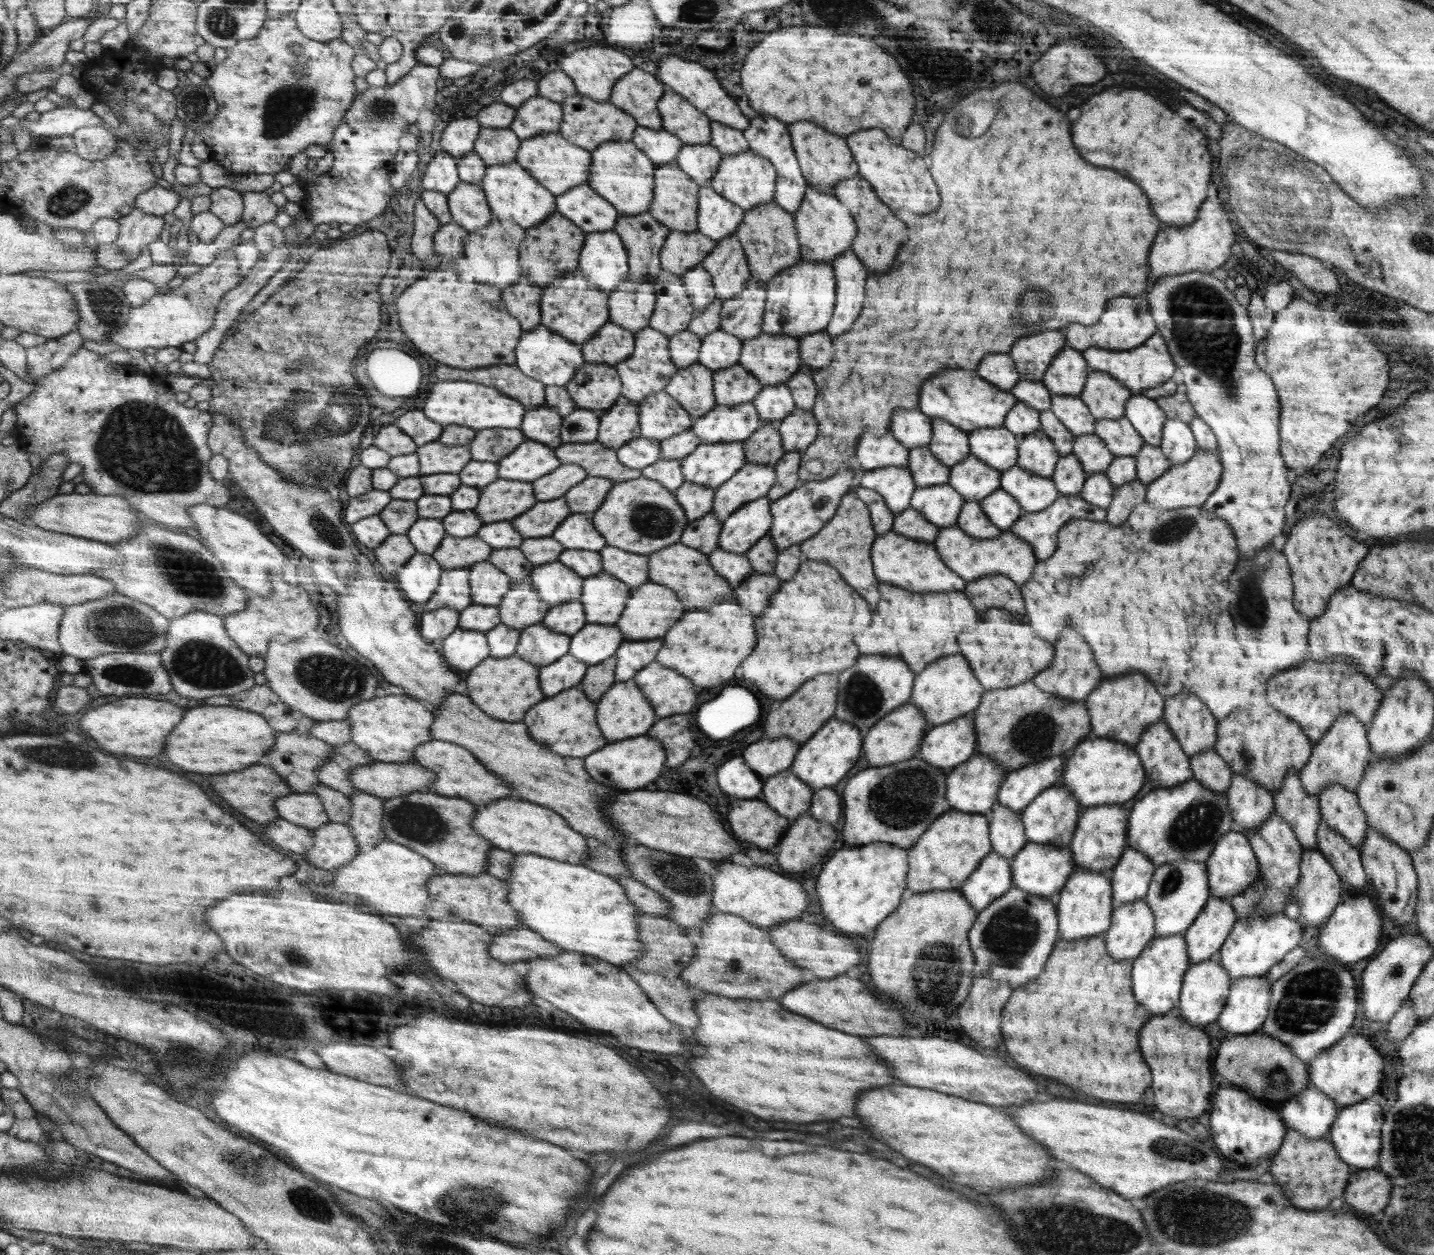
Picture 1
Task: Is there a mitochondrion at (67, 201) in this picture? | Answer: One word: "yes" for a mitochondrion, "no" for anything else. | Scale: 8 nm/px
yes

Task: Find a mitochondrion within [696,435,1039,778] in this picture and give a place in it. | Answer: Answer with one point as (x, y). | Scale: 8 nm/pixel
(862, 696)

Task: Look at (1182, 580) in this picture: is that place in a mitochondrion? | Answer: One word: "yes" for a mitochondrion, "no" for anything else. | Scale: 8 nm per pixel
no

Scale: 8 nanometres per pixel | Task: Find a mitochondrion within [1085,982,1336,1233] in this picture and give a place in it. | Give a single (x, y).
(1167, 1148)

